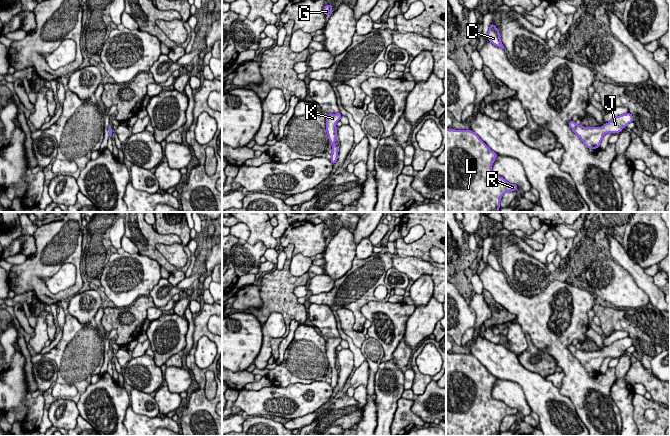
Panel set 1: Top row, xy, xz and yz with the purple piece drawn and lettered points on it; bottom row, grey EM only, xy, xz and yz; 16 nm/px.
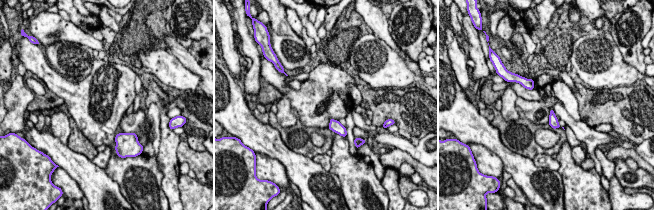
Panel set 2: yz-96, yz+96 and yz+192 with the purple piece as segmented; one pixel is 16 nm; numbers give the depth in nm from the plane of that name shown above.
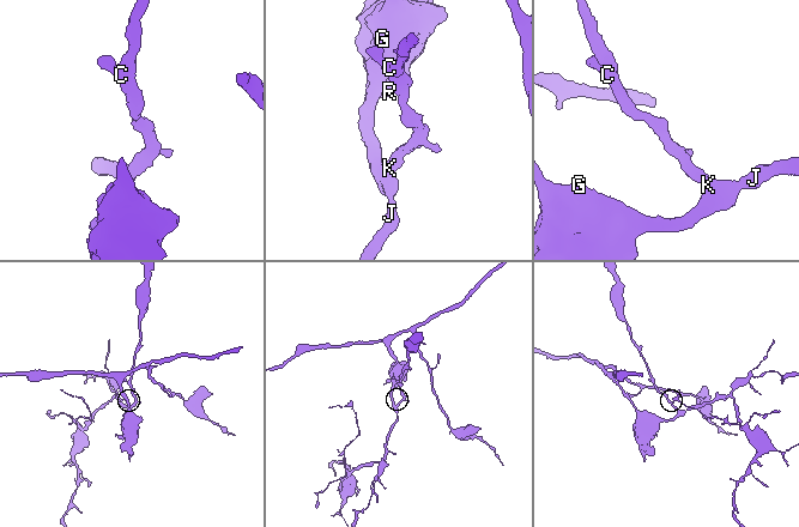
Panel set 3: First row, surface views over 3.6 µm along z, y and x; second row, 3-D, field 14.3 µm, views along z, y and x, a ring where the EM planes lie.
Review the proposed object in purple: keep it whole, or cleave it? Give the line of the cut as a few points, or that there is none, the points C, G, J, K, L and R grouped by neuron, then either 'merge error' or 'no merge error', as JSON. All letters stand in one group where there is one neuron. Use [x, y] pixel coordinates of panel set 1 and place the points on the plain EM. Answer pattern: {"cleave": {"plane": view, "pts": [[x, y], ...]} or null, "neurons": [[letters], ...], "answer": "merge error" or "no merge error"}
{"cleave": null, "neurons": [["C", "G", "J", "K", "L", "R"]], "answer": "no merge error"}

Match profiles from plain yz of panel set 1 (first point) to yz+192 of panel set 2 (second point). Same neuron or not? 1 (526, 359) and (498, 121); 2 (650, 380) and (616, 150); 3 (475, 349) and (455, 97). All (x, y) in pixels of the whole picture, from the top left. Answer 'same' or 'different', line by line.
1: same
2: same
3: same

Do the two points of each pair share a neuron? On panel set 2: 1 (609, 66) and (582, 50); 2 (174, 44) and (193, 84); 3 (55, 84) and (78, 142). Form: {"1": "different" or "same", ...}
{"1": "same", "2": "different", "3": "different"}

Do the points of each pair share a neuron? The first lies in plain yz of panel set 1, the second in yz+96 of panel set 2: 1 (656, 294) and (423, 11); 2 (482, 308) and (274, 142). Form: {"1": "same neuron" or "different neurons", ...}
{"1": "different neurons", "2": "different neurons"}

